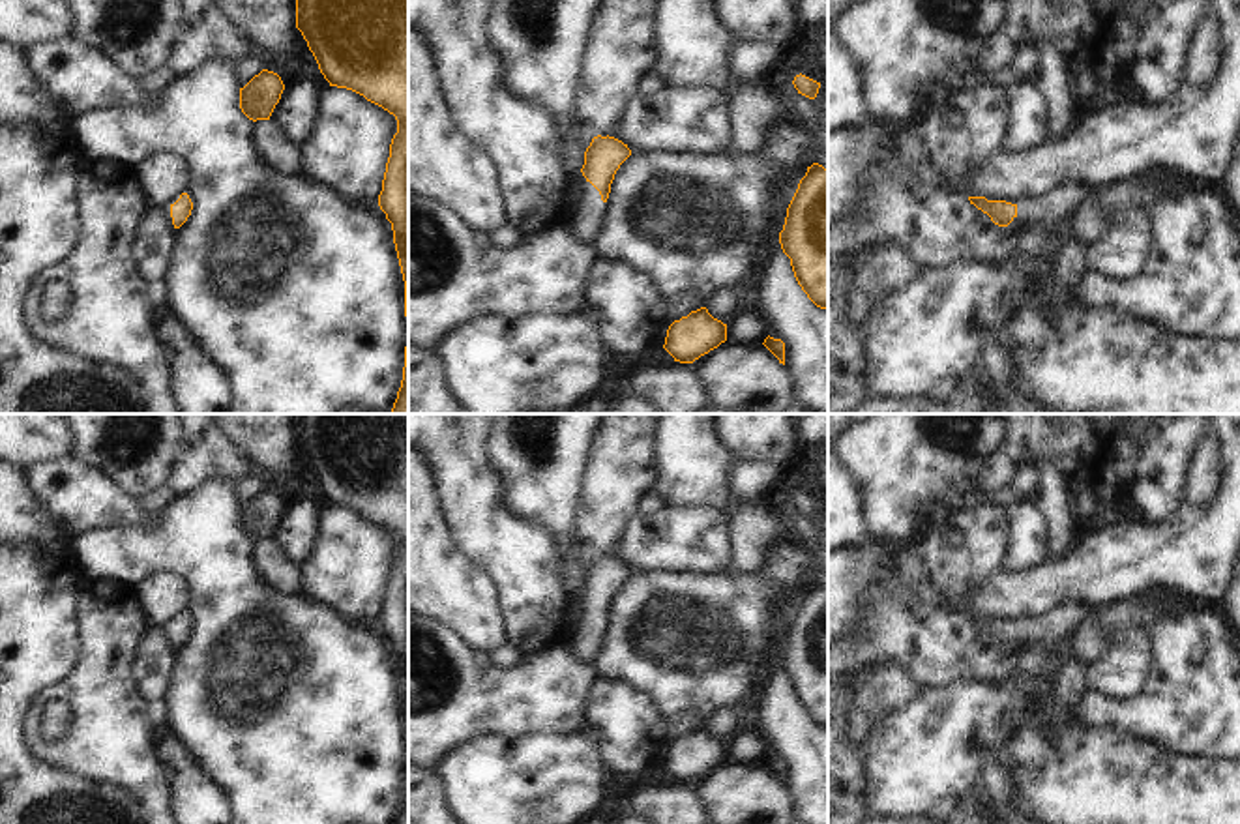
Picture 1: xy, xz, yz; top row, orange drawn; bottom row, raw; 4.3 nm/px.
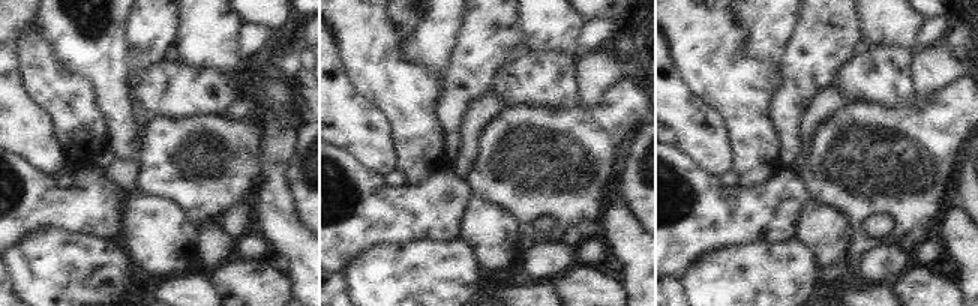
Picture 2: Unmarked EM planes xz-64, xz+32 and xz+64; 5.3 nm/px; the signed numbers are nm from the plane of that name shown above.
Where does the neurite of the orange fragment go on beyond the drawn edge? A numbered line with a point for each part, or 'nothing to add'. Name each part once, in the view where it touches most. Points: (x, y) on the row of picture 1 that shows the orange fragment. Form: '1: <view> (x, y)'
1: xz (587, 216).

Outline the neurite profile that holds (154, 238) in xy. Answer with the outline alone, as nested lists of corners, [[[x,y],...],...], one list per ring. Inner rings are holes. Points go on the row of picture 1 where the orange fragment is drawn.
[[[148,208],[131,243],[131,258],[139,275],[148,283],[163,281],[174,245],[176,228],[170,213],[165,208]]]

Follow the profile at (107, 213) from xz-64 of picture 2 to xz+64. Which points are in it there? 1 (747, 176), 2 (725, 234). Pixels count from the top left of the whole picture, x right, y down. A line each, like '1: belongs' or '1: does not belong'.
1: does not belong
2: belongs

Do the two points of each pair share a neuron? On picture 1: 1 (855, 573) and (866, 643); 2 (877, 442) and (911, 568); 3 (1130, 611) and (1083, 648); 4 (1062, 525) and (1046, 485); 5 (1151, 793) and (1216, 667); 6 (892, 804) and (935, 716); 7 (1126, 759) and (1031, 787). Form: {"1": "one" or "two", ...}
{"1": "two", "2": "two", "3": "two", "4": "one", "5": "two", "6": "one", "7": "one"}

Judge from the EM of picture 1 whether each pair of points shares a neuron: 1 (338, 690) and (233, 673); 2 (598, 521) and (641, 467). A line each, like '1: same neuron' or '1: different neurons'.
1: same neuron
2: same neuron

